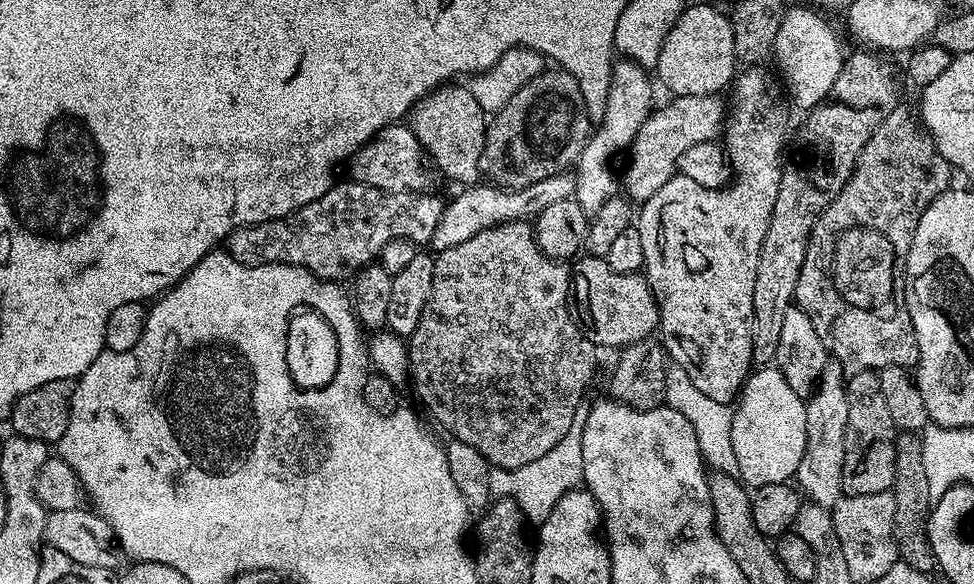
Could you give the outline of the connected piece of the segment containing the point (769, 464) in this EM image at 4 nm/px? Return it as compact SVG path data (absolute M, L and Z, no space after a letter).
M760 366L744 381L732 414L730 439L734 442L734 454L738 458L738 476L749 489L755 490L771 484L782 484L795 477L806 450L806 400L794 394L786 378L782 378L779 368Z

